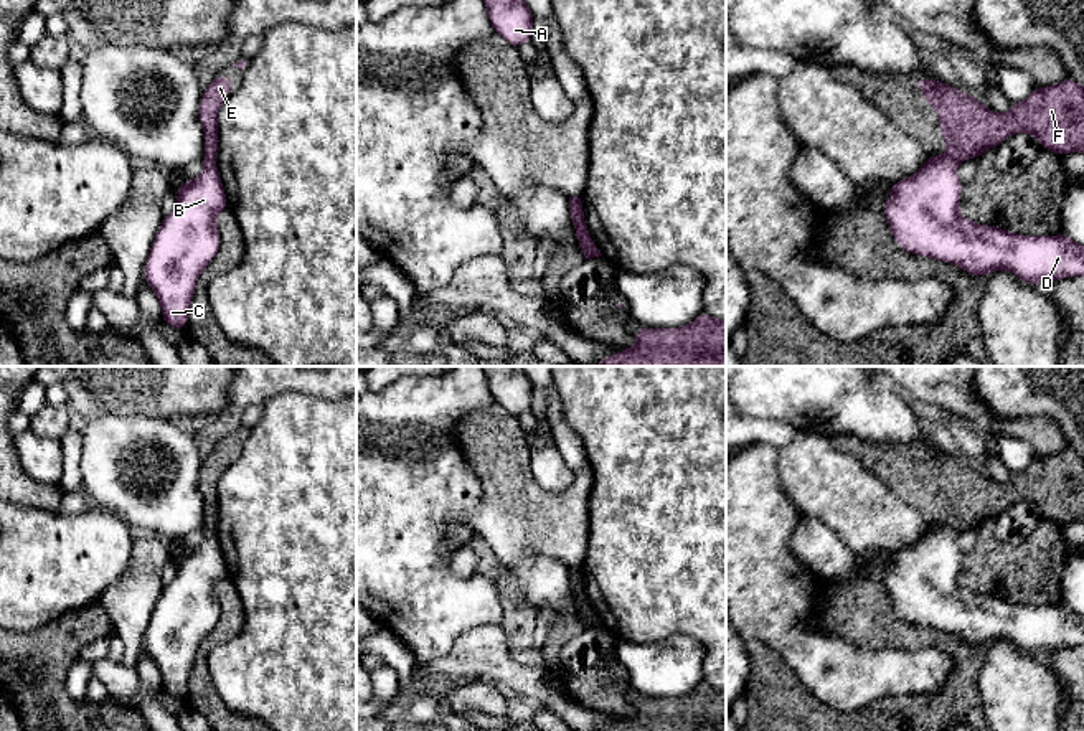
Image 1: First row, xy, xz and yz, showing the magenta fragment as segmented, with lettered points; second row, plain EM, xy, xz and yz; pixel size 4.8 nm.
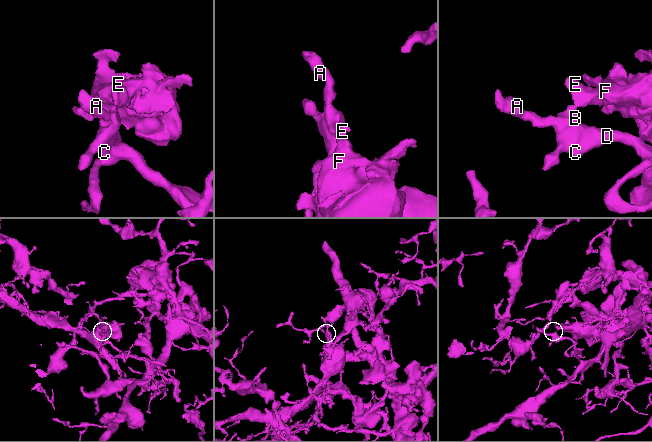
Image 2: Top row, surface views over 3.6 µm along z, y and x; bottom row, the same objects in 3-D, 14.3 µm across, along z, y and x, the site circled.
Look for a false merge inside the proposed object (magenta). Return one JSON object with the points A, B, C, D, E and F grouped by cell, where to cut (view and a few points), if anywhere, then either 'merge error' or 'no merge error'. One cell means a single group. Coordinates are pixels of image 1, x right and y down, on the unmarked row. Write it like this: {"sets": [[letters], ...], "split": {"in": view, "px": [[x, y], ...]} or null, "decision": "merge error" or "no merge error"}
{"sets": [["A", "B", "C", "D"], ["E", "F"]], "split": {"in": "xy", "px": [[205, 527], [213, 532]]}, "decision": "merge error"}

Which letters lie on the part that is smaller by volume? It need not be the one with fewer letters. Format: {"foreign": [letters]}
{"foreign": ["E", "F"]}

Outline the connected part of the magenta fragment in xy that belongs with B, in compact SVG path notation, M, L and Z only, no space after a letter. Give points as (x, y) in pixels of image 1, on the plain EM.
M203 528L203 543L180 553L177 578L163 587L144 637L144 650L153 658L162 675L162 690L183 701L196 652L221 617L216 584L228 578L226 563L214 531Z

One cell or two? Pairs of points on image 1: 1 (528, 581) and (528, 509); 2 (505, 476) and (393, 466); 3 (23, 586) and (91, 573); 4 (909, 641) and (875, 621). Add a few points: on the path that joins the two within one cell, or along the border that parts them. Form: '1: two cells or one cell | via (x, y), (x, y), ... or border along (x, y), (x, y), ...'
1: two cells | border along (566, 563), (527, 553), (500, 566)
2: two cells | border along (454, 439), (480, 484), (480, 500), (474, 510)
3: one cell | via (40, 575), (75, 573)
4: one cell | via (901, 634), (883, 627)

